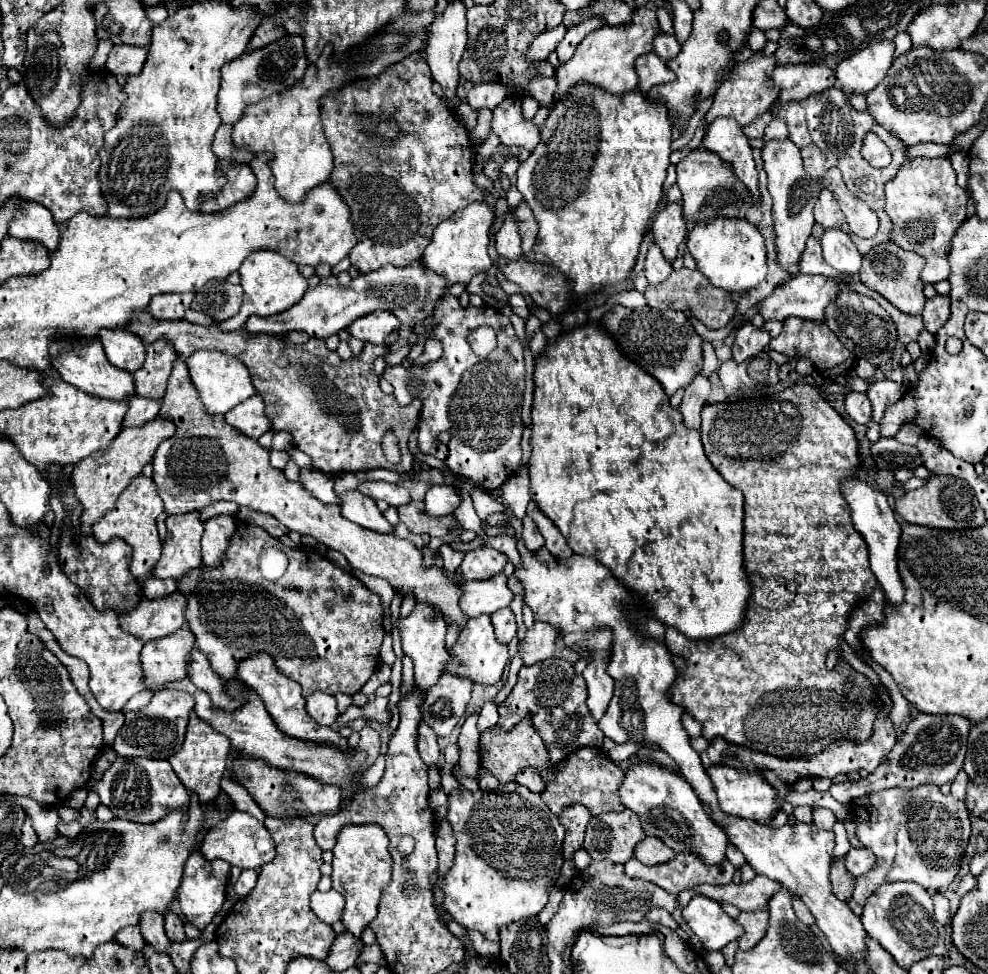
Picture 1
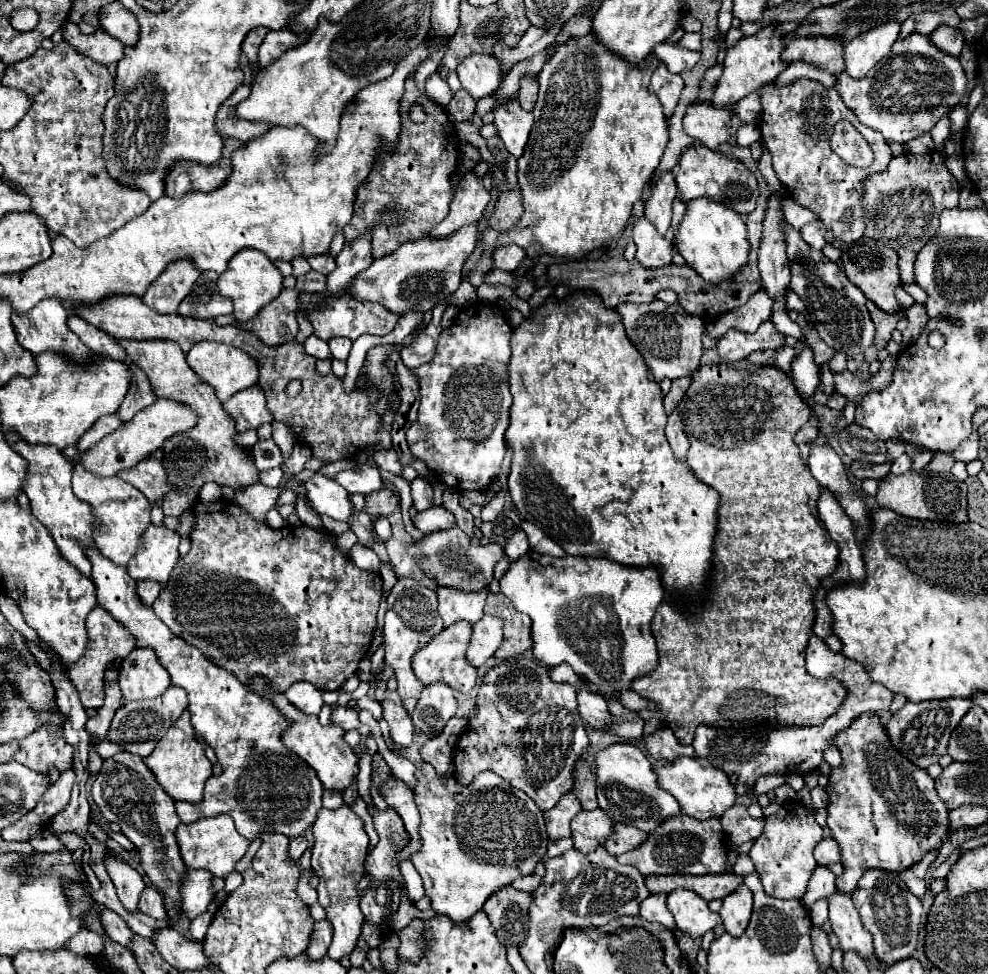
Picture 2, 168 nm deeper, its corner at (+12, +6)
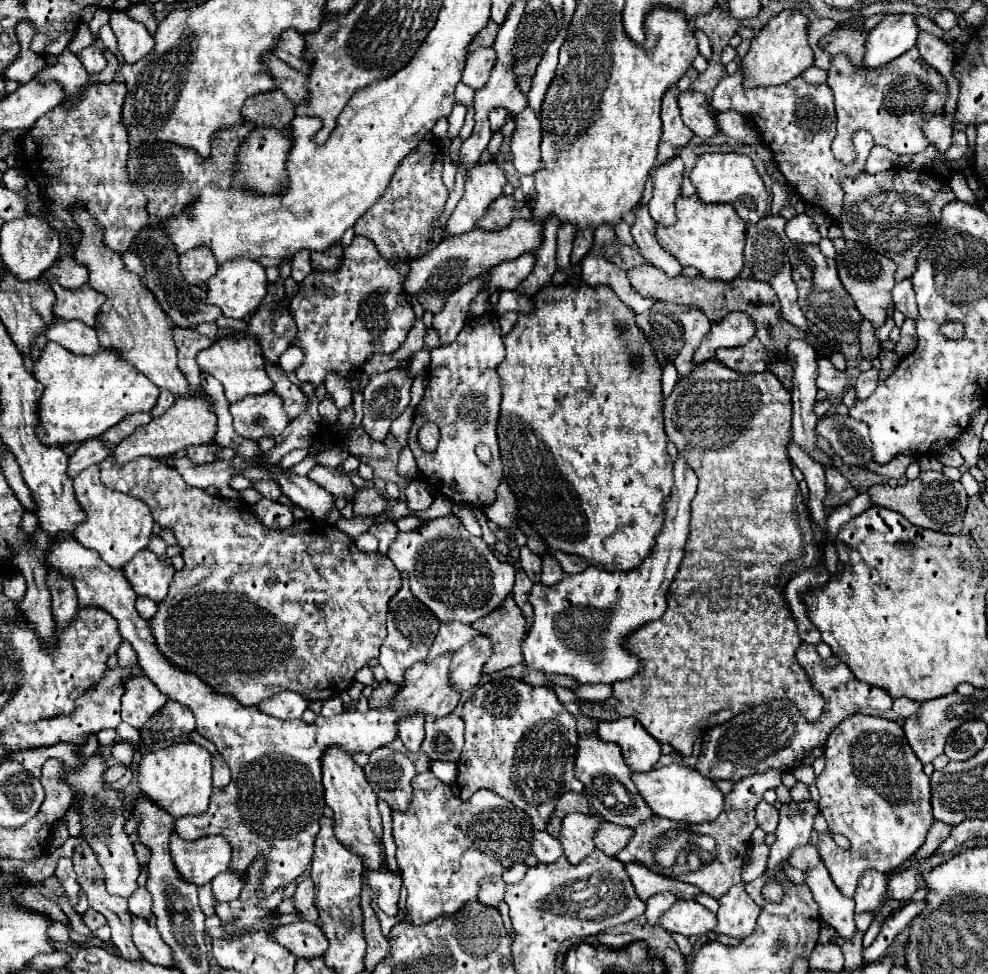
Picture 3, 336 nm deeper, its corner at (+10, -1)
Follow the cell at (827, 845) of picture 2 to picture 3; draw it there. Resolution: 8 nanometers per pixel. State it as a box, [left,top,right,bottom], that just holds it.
[787,844,821,872]

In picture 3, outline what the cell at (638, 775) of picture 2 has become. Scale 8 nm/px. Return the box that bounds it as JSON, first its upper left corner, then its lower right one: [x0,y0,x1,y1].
[575,732,653,828]

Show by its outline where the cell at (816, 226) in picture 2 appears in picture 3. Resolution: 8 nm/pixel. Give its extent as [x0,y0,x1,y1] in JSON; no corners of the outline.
[785,214,821,244]

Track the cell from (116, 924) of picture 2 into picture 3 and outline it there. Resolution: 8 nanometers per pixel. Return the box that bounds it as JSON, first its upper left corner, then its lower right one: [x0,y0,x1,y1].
[83,908,107,930]

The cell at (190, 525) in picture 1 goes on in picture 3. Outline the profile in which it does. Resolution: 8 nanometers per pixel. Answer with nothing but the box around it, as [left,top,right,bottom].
[123,550,175,602]

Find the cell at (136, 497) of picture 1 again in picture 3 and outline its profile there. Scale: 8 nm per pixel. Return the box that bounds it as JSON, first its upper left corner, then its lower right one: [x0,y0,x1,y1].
[71,466,153,568]

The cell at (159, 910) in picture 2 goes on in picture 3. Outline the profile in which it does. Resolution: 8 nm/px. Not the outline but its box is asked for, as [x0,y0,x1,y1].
[129,888,153,918]

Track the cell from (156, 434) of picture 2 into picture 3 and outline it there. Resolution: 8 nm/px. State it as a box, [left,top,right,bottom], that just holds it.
[113,396,217,464]

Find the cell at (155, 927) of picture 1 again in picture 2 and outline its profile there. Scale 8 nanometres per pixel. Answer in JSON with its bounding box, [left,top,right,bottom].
[107,855,145,913]

